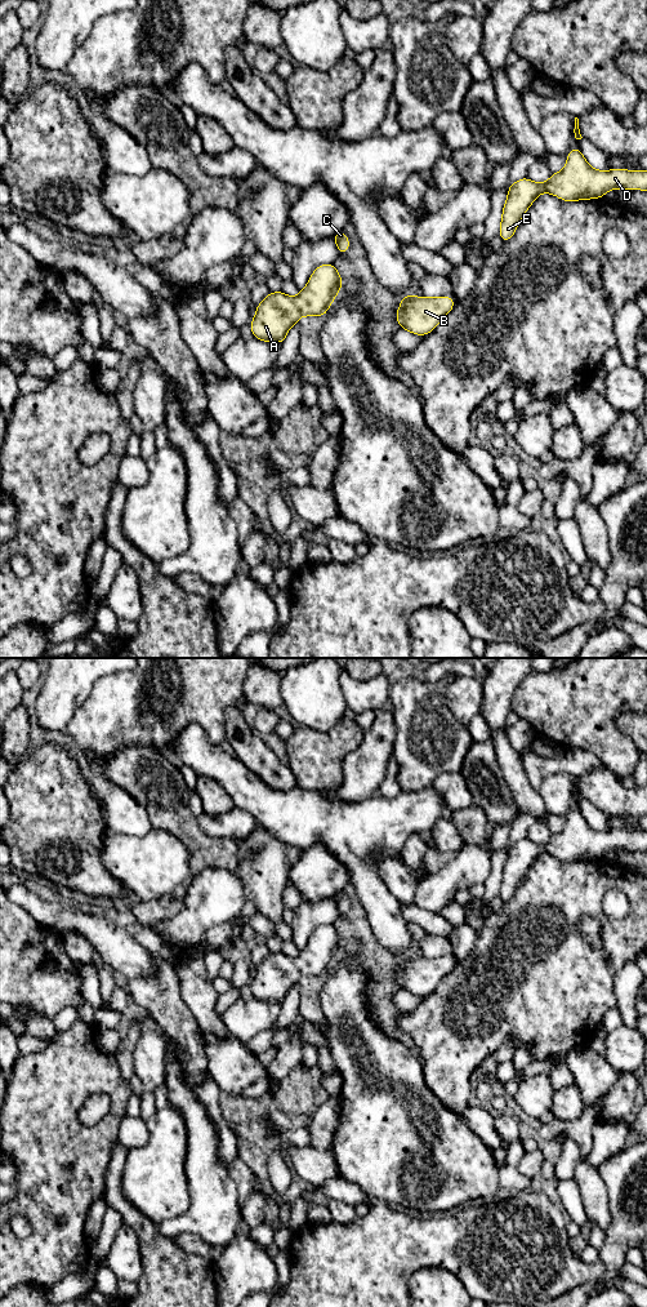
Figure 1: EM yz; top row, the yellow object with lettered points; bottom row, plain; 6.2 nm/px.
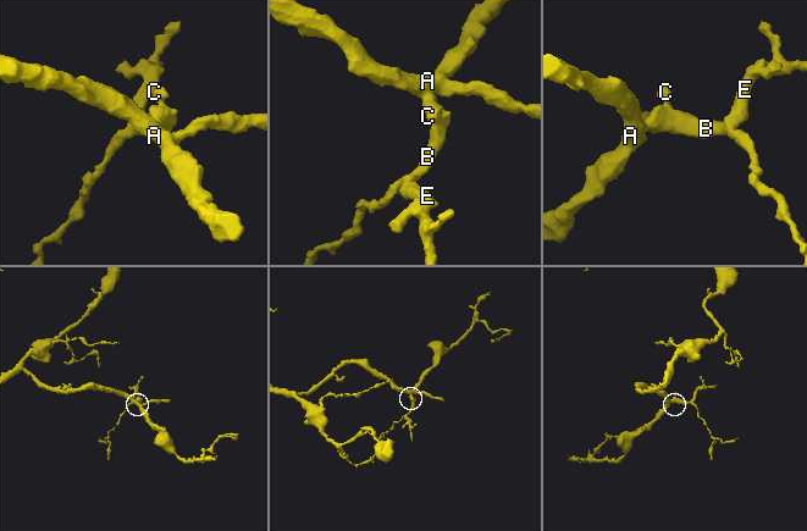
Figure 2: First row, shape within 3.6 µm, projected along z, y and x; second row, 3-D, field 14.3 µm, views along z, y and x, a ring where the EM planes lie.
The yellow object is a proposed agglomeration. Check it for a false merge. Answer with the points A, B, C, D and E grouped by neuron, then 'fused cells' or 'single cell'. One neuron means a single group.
A B C D E; single cell

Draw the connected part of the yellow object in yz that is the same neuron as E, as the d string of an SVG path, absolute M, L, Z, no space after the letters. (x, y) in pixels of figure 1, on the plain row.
M577 808L567 815L566 827L553 833L548 843L535 844L527 837L510 844L503 870L500 899L510 901L525 872L543 854L549 853L563 862L602 859L606 852L615 849L647 850L647 831L625 831L623 828L601 832L593 830Z

